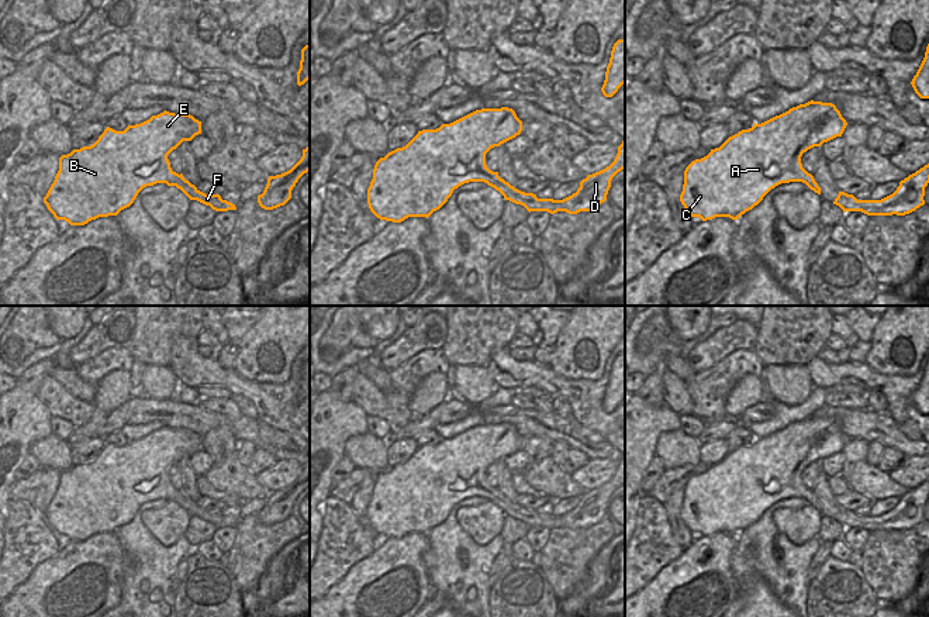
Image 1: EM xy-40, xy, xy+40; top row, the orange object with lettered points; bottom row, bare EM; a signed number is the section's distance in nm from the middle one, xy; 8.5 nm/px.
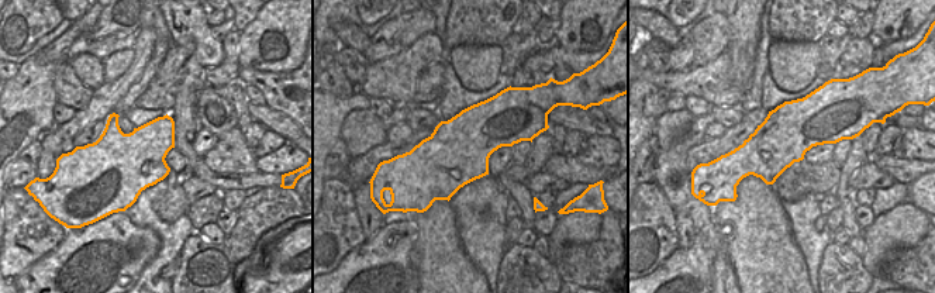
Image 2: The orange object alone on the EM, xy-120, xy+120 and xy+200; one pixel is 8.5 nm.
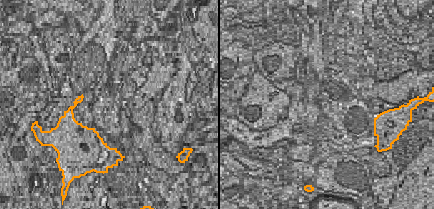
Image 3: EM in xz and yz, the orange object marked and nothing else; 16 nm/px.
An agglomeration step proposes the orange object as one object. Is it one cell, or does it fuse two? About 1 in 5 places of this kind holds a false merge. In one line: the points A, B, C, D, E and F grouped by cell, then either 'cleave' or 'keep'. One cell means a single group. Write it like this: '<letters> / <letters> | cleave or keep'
A B C D E F | keep

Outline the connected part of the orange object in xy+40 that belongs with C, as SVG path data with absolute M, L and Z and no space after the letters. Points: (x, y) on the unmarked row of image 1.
M814 416L761 440L754 438L752 444L729 452L719 463L711 465L707 472L685 483L680 517L691 532L700 532L702 537L715 532L738 535L781 499L802 497L821 510L814 492L802 483L801 472L814 462L842 452L846 441L835 420Z

